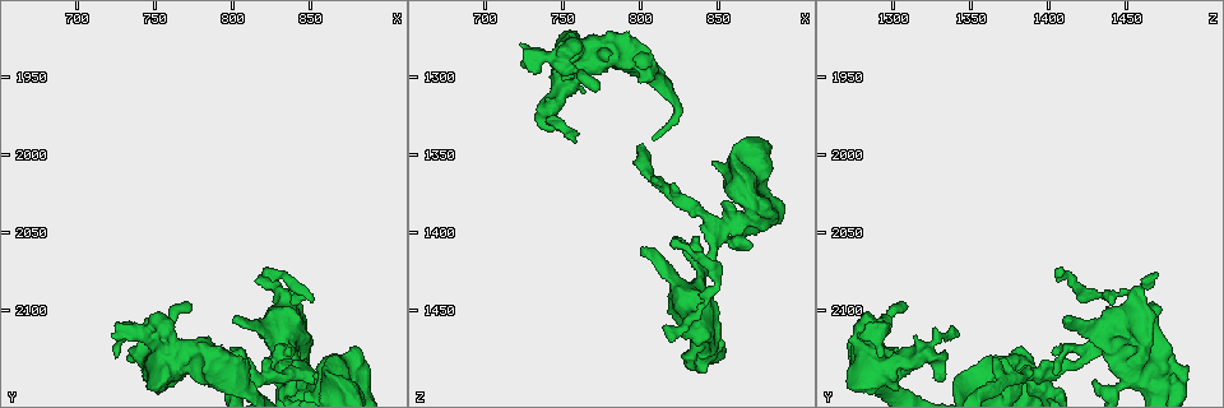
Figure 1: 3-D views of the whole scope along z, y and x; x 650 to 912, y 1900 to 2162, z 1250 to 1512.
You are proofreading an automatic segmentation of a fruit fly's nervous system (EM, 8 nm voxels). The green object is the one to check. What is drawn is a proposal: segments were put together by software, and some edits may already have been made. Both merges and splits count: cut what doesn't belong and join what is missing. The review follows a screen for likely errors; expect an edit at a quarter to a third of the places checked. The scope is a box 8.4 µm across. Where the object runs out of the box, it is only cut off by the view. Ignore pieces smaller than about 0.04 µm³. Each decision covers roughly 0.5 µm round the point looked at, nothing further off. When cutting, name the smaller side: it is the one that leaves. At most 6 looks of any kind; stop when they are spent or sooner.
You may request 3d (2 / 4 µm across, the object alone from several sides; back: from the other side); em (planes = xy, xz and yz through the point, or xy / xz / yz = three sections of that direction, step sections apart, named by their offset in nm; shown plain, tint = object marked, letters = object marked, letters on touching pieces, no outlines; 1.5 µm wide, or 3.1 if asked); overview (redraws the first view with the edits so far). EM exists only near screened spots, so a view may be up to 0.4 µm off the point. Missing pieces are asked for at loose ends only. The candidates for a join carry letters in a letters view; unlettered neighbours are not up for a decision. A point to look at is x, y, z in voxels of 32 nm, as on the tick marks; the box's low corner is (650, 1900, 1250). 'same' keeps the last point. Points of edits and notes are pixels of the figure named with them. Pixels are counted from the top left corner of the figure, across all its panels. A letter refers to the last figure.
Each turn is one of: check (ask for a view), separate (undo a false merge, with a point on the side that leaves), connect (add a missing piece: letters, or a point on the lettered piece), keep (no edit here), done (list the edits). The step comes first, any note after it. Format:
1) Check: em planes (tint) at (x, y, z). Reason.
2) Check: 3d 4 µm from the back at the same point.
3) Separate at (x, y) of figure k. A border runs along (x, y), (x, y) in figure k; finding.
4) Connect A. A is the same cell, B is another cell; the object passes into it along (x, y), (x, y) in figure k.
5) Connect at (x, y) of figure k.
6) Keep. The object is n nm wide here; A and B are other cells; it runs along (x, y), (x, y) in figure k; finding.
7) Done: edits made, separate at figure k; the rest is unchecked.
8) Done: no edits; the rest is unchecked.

Check: em planes (letters) at (754, 2106, 1280). Free end.

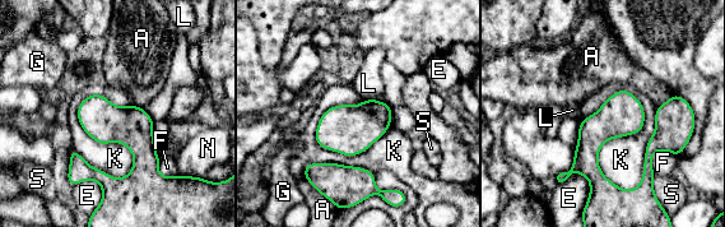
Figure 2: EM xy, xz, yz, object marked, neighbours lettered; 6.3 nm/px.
Keep. The object is 260 nm wide here; A, E, F, G, K, L, N and S are other cells; a border runs along (621, 88), (632, 190) in figure 2; none of them fits.

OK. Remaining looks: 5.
Check: 3d 2 µm at (758, 2114, 1342). Thin end.

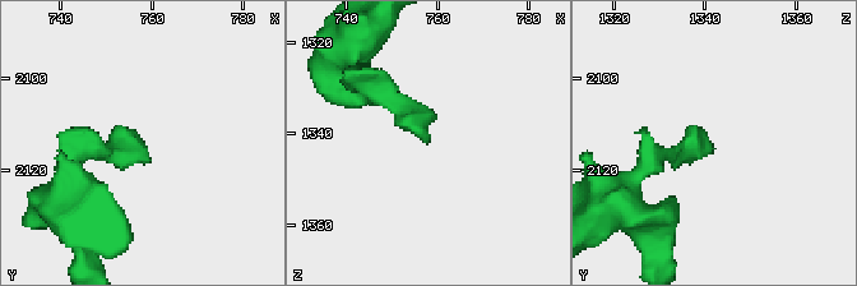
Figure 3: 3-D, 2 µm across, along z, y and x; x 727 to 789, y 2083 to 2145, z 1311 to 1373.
Check: em planes (tint) at (757, 2115, 1342). Now the EM.

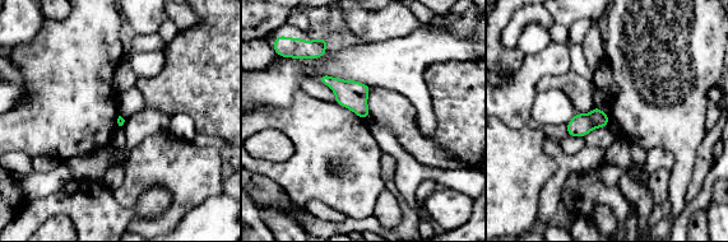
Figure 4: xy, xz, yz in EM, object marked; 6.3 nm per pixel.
Check: em planes (letters) at the same point.

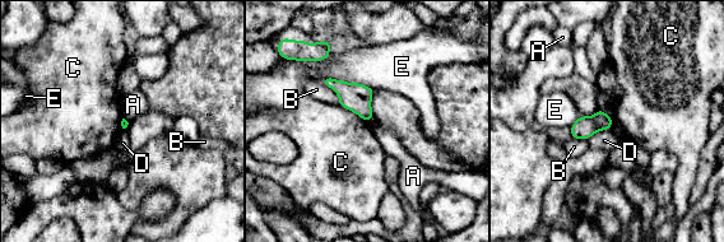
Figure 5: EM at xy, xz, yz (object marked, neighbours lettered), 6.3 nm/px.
Keep. A, B, C, D and E are other cells; a border runs along (337, 105), (356, 112), (369, 124) in figure 5; none of them fits.

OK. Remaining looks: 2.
Check: em planes (letters) at (854, 2142, 1394). Touches itself.

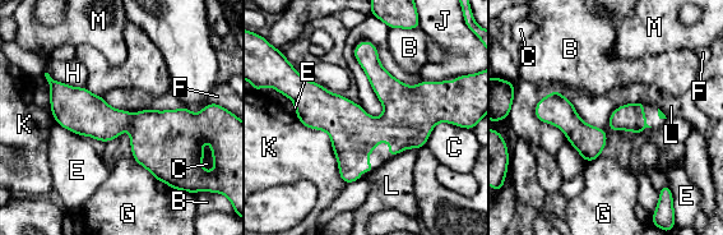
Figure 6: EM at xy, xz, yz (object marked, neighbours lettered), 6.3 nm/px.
Keep. The longest contact is with K, 550 nm; B, C, E, F, G, H, J, K, L and M are other cells; it runs along (293, 95), (348, 125), (443, 111) in figure 6; all the same neuron.

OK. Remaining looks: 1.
Done: no edits; the rest is unchecked.

